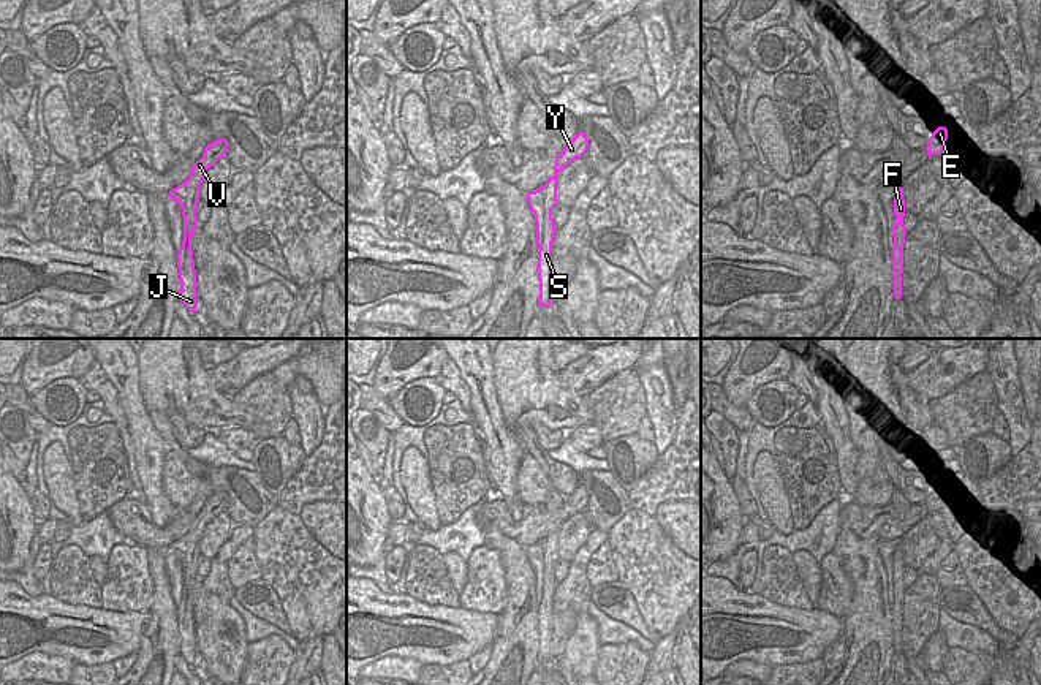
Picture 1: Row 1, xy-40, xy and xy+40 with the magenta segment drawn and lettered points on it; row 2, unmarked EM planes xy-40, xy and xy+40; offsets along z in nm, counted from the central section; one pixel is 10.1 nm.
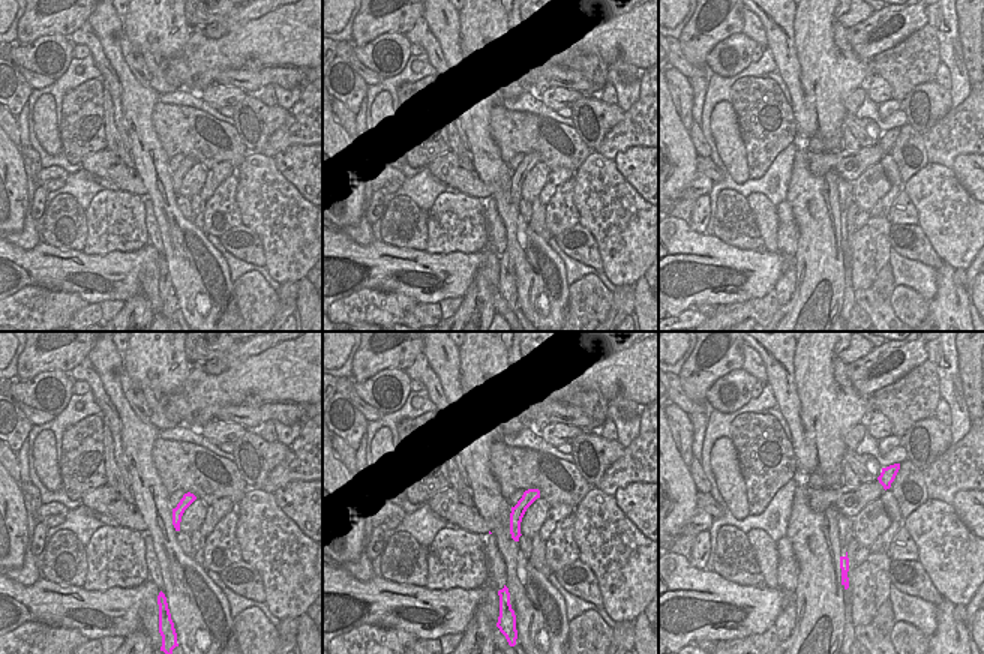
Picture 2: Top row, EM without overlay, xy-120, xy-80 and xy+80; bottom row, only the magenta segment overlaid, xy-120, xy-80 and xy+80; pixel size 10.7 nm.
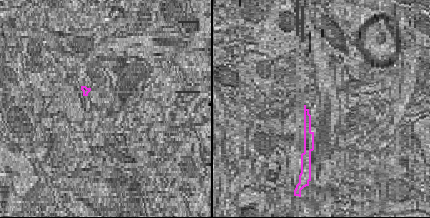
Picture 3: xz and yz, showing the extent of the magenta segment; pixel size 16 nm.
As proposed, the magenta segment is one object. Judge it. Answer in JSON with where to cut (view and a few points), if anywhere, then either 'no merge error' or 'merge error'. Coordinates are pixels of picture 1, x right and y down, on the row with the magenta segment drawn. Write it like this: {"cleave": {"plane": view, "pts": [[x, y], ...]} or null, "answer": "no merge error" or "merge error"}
{"cleave": null, "answer": "no merge error"}

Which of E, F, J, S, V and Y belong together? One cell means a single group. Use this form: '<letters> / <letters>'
E F J S V Y

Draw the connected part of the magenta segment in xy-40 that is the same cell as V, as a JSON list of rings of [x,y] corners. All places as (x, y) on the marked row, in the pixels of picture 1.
[[[220,138],[206,146],[203,157],[193,165],[191,172],[185,182],[168,193],[180,204],[184,217],[184,240],[177,252],[177,269],[180,280],[179,301],[191,312],[196,312],[196,271],[191,250],[191,236],[198,226],[196,210],[199,202],[199,187],[210,166],[220,158],[226,158],[228,141]]]

